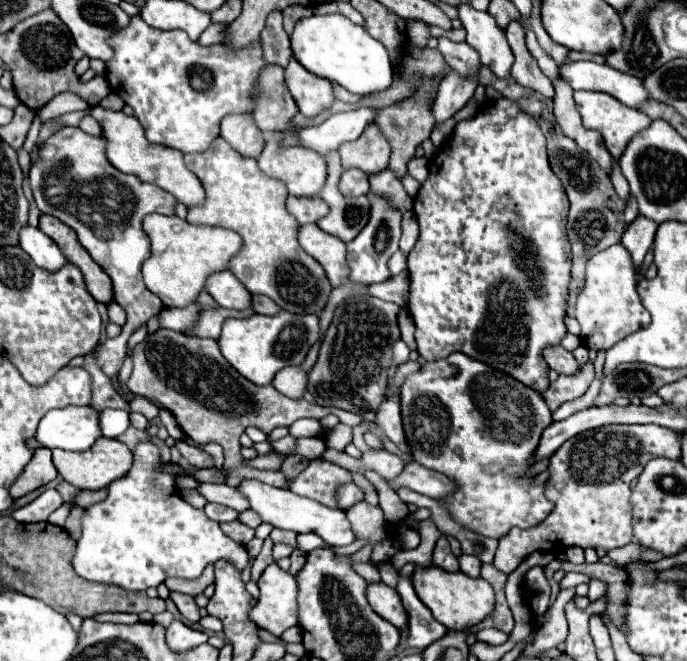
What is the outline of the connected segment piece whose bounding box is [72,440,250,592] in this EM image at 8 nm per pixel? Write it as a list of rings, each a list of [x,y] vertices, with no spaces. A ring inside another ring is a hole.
[[[144,440],[136,444],[132,456],[132,468],[108,486],[106,500],[84,510],[82,536],[72,558],[76,574],[90,582],[142,592],[170,576],[198,578],[216,560],[228,560],[242,572],[250,562],[246,546],[228,538],[218,522],[180,496],[176,474],[164,470],[160,448]]]

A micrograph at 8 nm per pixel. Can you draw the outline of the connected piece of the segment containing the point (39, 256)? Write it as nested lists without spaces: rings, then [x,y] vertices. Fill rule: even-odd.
[[[26,226],[20,230],[20,248],[34,260],[38,268],[44,268],[46,272],[56,272],[68,264],[68,258],[60,252],[56,242],[52,242],[38,228]]]

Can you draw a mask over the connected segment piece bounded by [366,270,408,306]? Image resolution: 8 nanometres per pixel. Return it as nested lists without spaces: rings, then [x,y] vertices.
[[[400,272],[398,276],[392,276],[384,284],[374,284],[368,288],[370,296],[382,298],[386,302],[396,302],[398,306],[404,306],[408,302],[408,272]]]

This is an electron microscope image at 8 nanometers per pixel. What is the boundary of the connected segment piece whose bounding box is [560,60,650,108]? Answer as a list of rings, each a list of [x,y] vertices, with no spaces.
[[[578,60],[560,66],[560,76],[568,80],[574,90],[606,92],[630,108],[636,108],[640,102],[650,98],[636,76],[616,72],[616,68],[608,68],[608,64]]]

